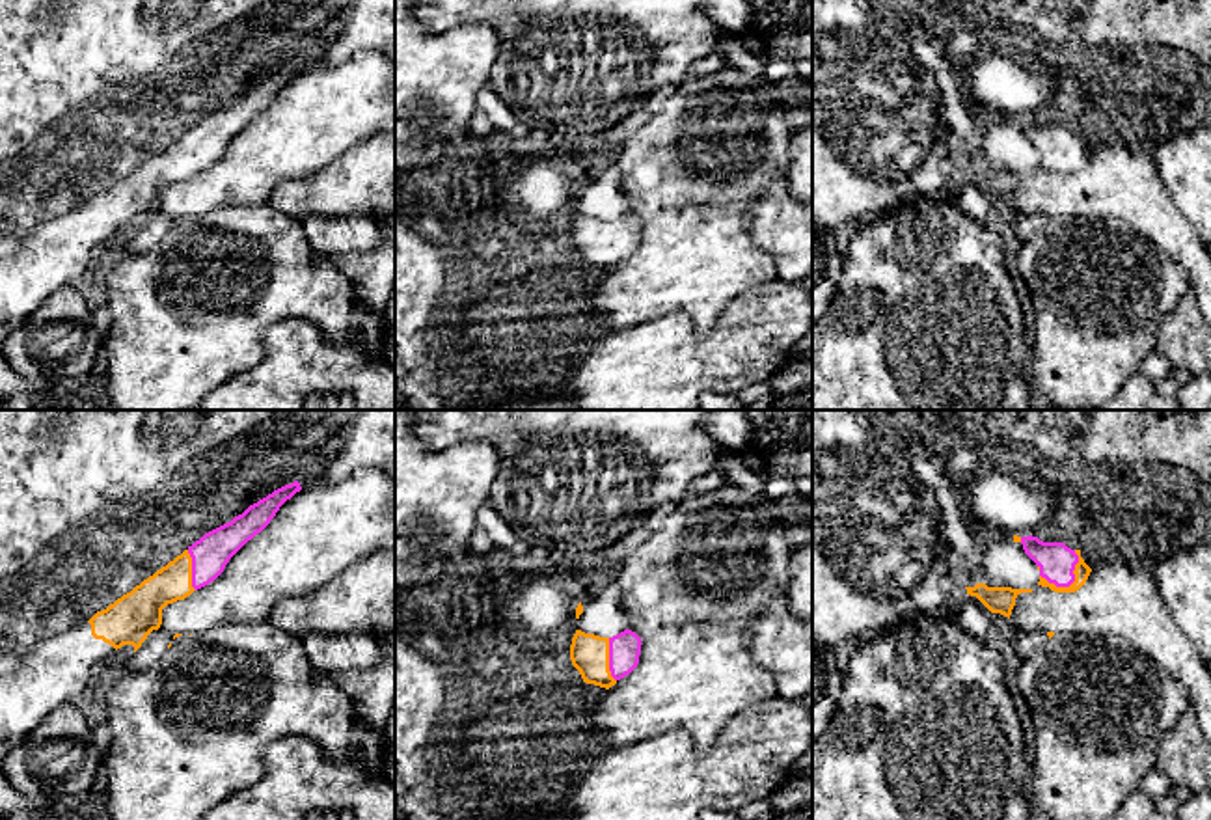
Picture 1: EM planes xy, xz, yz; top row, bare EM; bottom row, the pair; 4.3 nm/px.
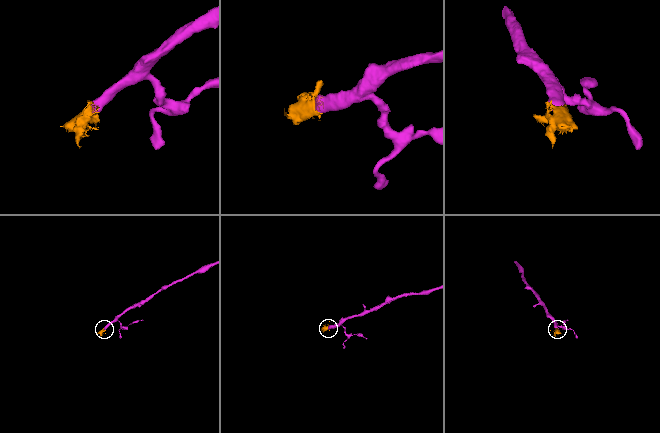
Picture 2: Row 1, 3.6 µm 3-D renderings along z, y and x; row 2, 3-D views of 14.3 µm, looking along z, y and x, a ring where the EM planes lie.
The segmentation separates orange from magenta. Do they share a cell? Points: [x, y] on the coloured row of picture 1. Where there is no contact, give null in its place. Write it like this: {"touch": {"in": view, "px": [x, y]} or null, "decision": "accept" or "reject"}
{"touch": {"in": "yz", "px": [1074, 582]}, "decision": "accept"}

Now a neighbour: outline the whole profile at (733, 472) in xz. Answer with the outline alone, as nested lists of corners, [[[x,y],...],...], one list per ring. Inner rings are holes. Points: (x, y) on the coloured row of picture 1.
[[[721,449],[715,458],[715,470],[723,473],[723,483],[734,485],[747,492],[762,492],[764,490],[764,479],[756,475],[755,472],[742,466],[734,453],[728,449]]]

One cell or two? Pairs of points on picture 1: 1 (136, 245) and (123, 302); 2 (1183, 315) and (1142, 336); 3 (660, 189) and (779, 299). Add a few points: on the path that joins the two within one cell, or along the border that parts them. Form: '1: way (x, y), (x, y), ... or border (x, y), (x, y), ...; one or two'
1: border (168, 232), (146, 252), (125, 256); two
2: border (1183, 293), (1161, 319), (1154, 351); two
3: border (755, 241), (777, 274), (725, 308); two

